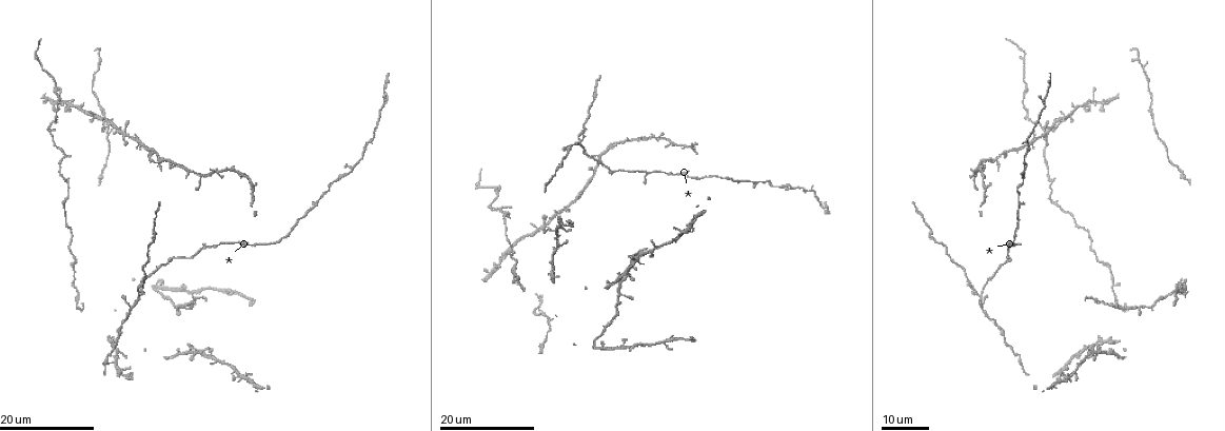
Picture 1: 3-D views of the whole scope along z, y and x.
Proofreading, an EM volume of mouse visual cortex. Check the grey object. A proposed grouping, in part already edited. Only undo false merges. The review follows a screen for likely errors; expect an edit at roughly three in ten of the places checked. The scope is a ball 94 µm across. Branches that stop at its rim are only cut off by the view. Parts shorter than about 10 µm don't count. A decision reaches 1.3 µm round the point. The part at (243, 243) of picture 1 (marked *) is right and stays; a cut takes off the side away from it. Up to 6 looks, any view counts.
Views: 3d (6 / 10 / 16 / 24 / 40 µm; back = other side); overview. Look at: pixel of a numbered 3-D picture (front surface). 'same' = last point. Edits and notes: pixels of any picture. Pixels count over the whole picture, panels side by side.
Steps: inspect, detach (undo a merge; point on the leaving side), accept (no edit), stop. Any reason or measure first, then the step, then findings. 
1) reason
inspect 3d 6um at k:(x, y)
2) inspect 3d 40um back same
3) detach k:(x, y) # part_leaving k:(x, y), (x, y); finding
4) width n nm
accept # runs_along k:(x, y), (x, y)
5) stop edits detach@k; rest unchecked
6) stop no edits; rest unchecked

looks like a crossing
inspect 3d 16um at 1:(139, 298)

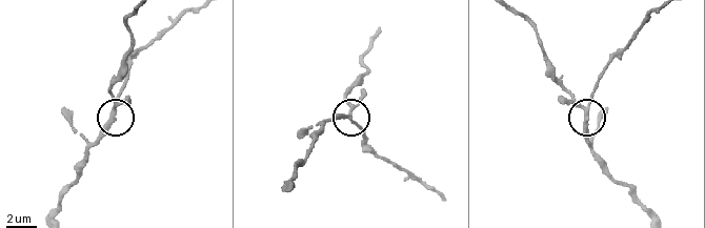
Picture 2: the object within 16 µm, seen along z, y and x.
zoom in
inspect 3d 10um at 2:(583, 109)

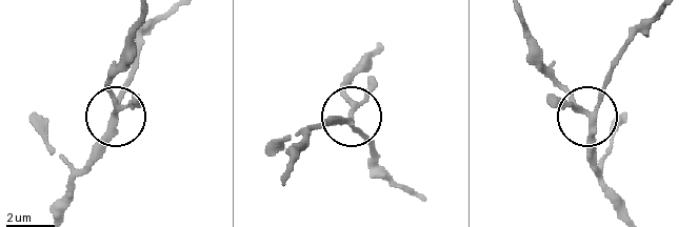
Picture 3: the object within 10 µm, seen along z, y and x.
accept # runs_along 3:(155, 20), (140, 38), (118, 115), (106, 77); continuous, no second neuron

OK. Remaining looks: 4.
four or more arms meet
inspect 3d 16um at 1:(105, 123)

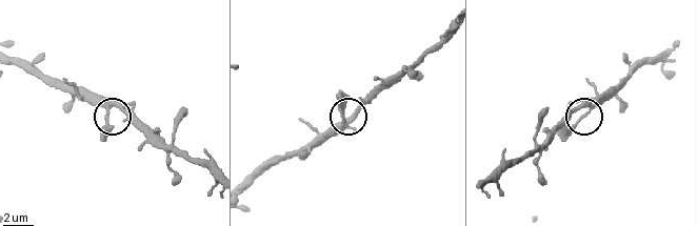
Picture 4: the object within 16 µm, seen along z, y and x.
inspect 3d 10um at 4:(586, 113)

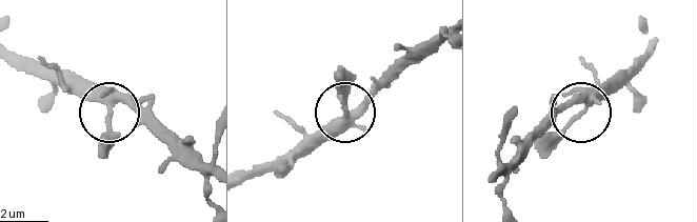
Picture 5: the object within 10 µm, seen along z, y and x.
side_arm 56 um
accept # runs_along 5:(205, 168), (133, 108), (103, 104), (68, 71); all the same neuron

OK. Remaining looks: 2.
a narrow waist
inspect 3d 16um at 1:(1016, 190)

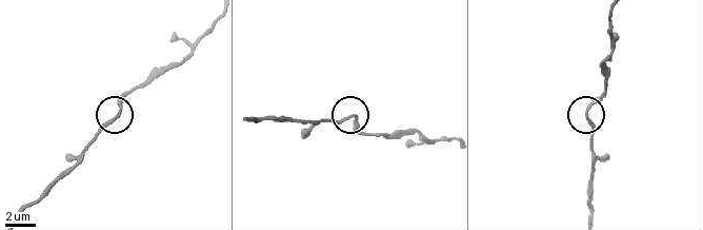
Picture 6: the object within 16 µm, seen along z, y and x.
inspect 3d 6um at 6:(120, 110)

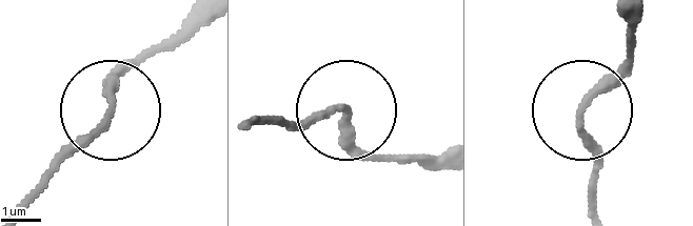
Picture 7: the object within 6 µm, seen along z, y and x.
width 200 nm
accept # runs_along 7:(19, 203), (100, 123), (113, 83), (146, 46); all the same neuron

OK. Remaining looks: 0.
stop no edits; rest unchecked

